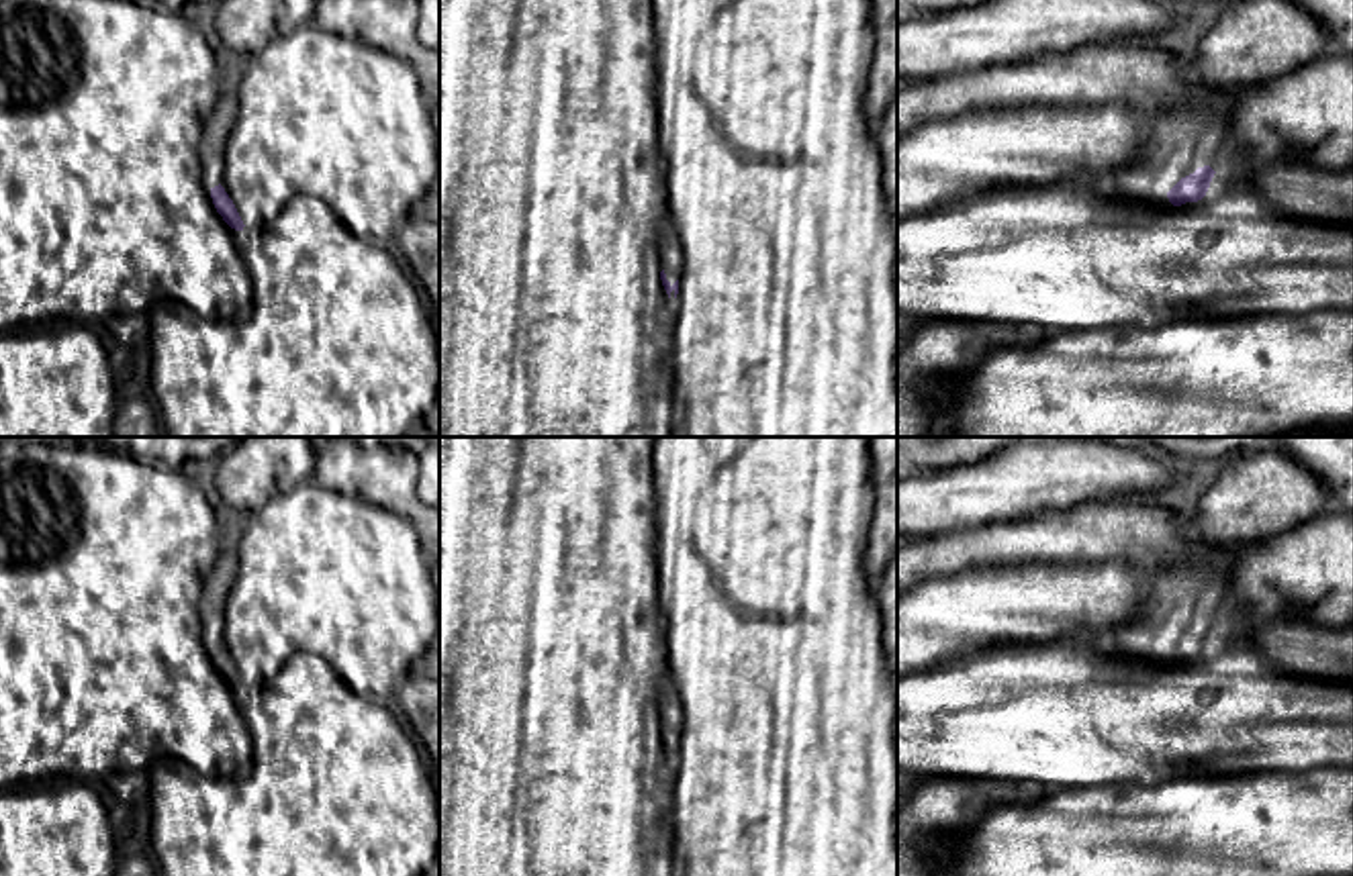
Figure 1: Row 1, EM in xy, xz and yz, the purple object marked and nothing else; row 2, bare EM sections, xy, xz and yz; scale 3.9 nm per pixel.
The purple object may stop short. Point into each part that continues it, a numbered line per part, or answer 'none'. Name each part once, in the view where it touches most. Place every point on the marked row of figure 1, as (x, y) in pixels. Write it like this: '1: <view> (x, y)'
1: yz (1253, 41)

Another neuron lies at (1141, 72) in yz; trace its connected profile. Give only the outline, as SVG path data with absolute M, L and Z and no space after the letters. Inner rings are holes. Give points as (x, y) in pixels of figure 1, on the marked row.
M1163 37L1089 43L1032 61L975 67L922 82L897 82L897 135L934 120L977 110L1022 106L1102 106L1126 102L1142 133L1167 108L1214 102L1192 76L1192 61L1173 55Z

